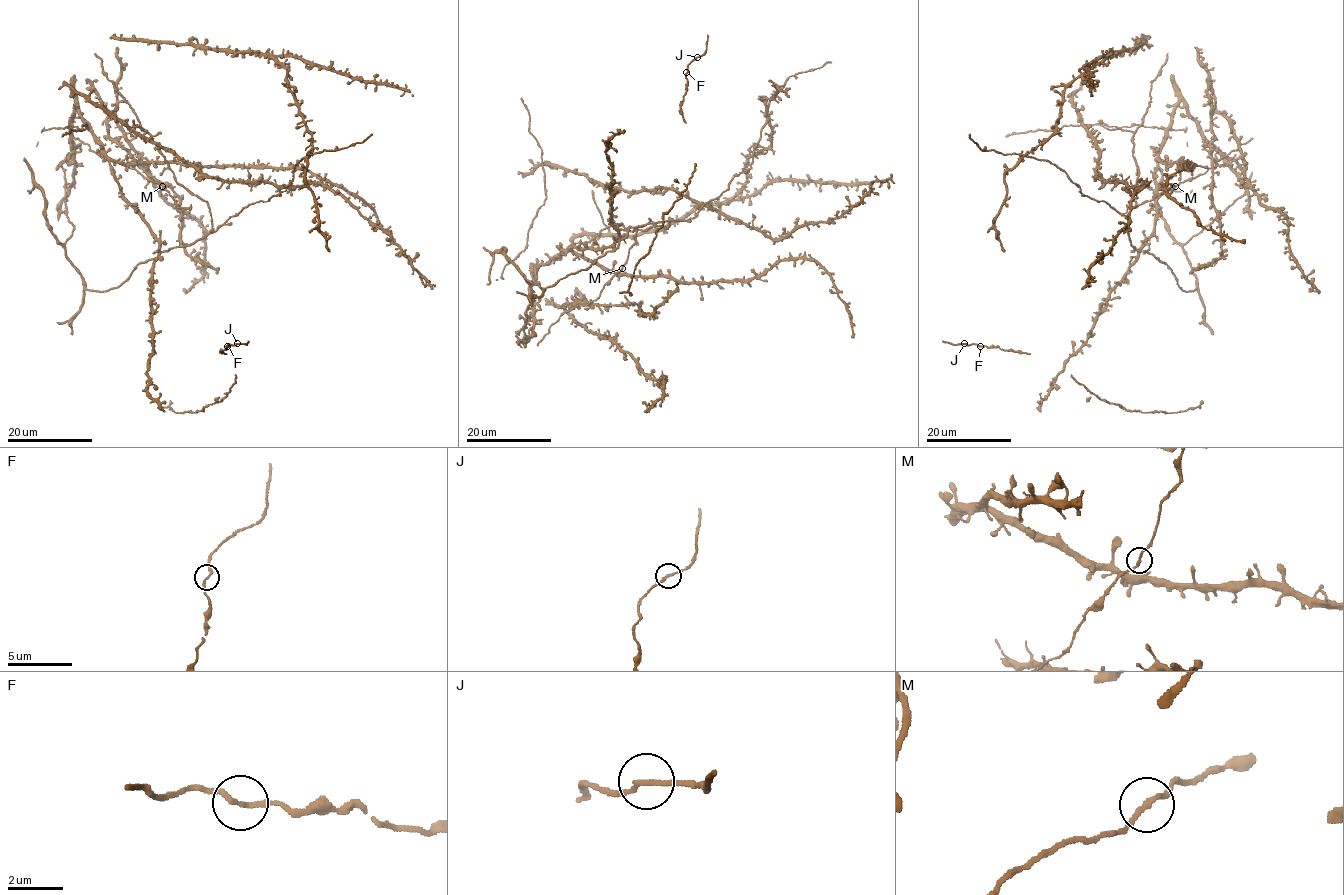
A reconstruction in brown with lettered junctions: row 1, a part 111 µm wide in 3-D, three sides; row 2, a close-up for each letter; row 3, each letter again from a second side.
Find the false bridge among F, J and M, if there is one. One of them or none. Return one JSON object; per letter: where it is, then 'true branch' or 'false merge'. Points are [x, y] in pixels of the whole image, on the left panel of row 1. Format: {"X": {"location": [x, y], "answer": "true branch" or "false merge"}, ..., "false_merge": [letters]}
{"F": {"location": [227, 346], "answer": "true branch"}, "J": {"location": [237, 343], "answer": "true branch"}, "M": {"location": [162, 186], "answer": "true branch"}, "false_merge": []}

